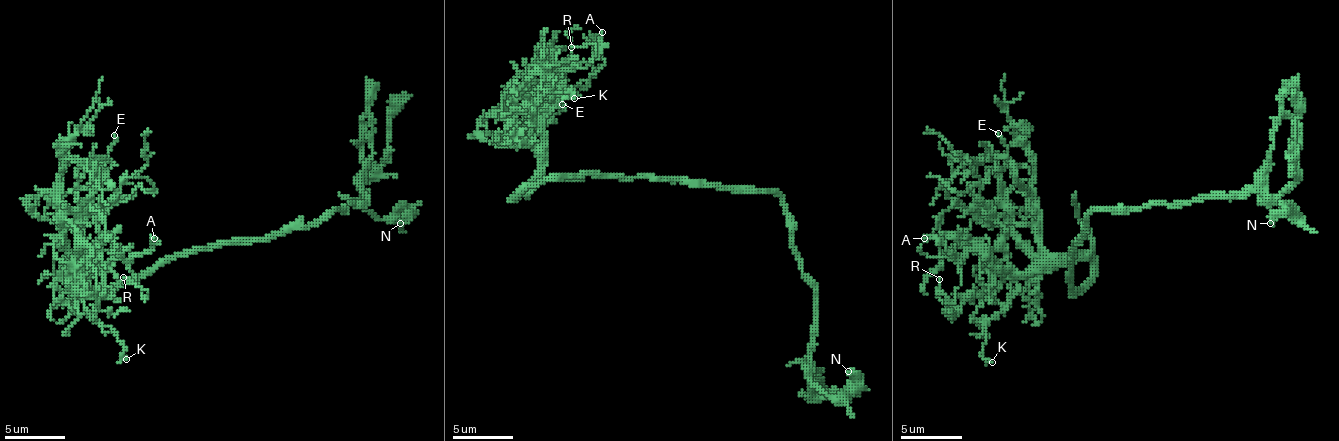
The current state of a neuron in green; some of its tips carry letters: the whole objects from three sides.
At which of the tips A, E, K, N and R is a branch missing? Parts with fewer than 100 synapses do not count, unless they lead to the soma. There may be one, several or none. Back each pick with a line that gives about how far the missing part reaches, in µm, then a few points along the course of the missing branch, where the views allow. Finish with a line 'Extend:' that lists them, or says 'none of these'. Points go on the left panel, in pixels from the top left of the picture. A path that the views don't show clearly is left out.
Extend: none of these

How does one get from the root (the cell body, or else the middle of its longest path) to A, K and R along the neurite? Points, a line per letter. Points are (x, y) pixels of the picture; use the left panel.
A: (217, 241), (102, 290), (66, 271), (72, 256), (96, 271), (114, 250), (142, 256), (154, 238)
K: (217, 241), (102, 290), (81, 287), (66, 262), (81, 256), (93, 268), (84, 308), (111, 329), (126, 359)
R: (217, 241), (102, 290), (81, 287), (66, 262), (81, 256), (96, 271), (114, 250), (148, 296), (123, 277)

